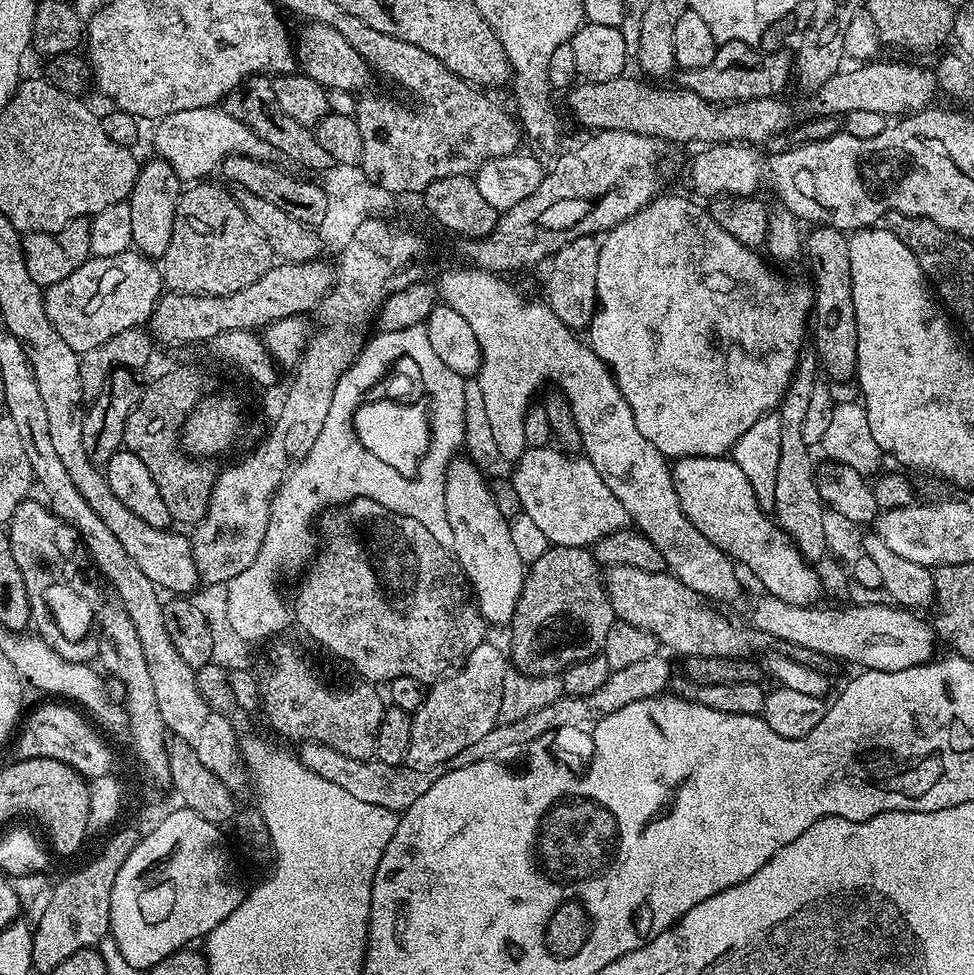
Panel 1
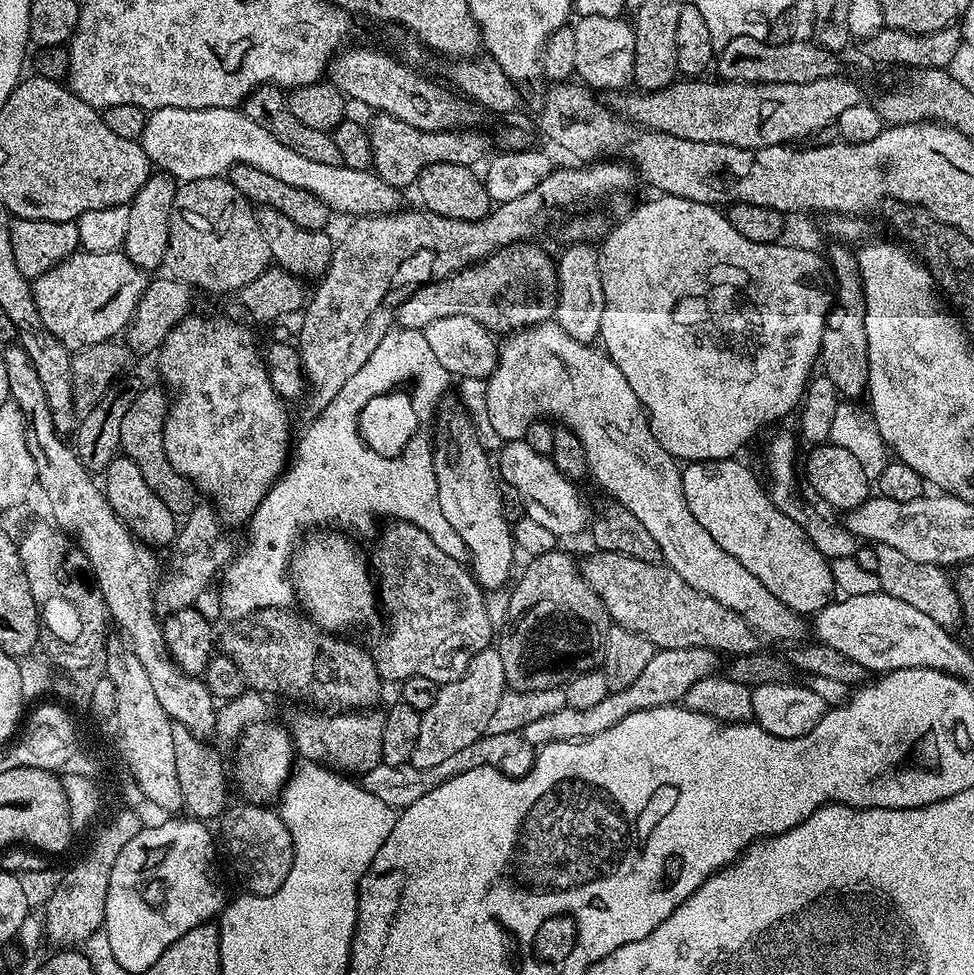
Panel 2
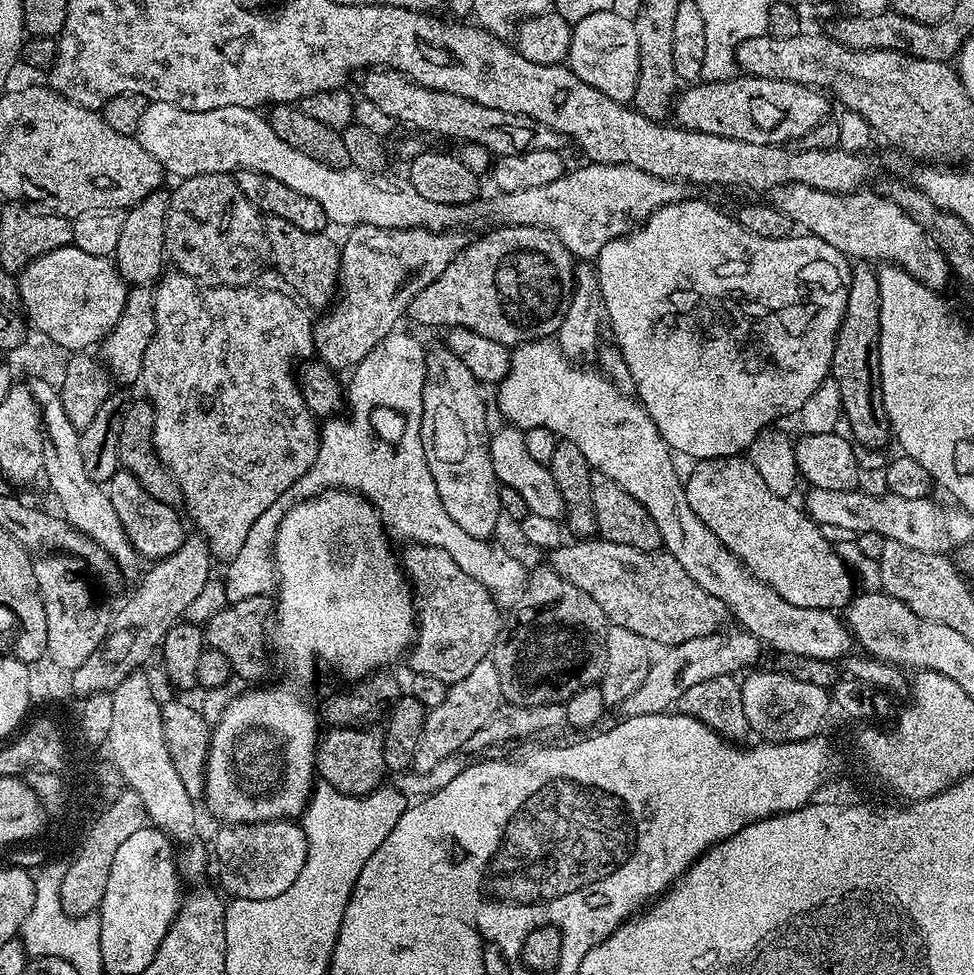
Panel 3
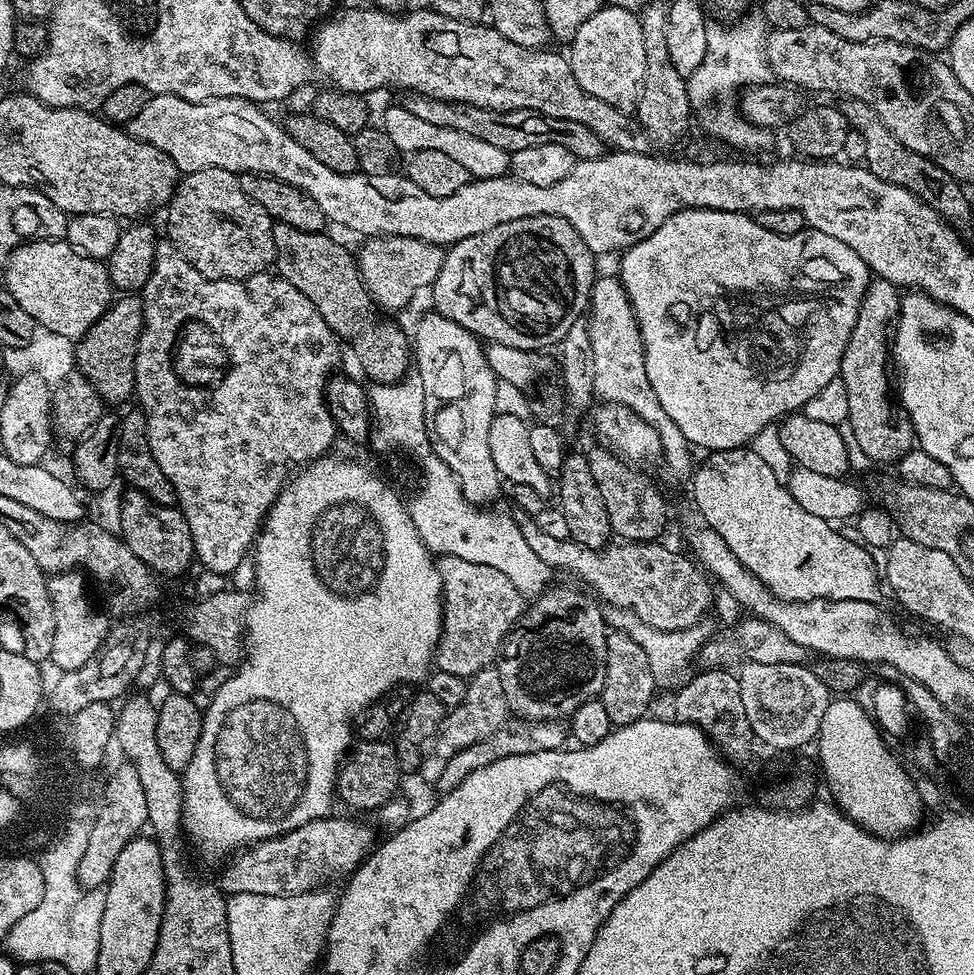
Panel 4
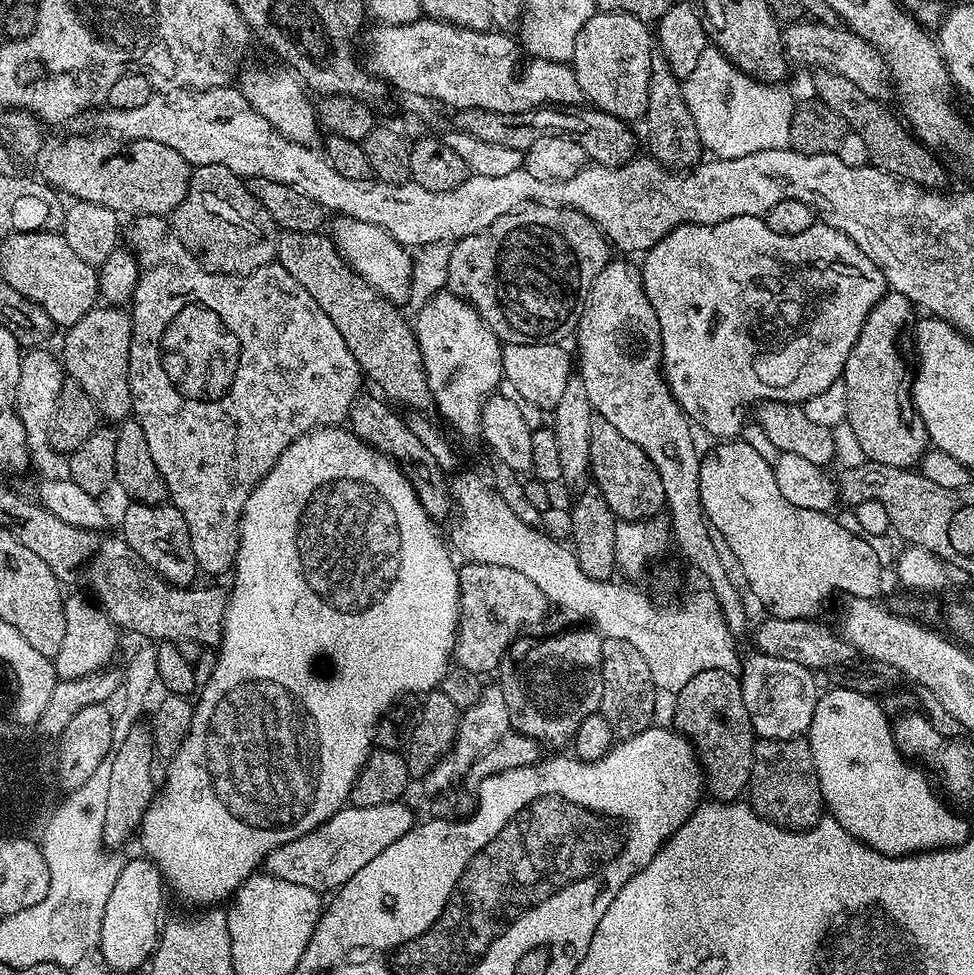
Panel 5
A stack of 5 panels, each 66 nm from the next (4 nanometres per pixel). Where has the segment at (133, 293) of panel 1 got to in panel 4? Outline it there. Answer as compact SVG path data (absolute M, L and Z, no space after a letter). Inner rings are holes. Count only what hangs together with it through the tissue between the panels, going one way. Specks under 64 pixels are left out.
M26 240L19 244L2 266L3 287L30 314L37 325L73 342L80 339L102 318L114 299L108 269L101 261L83 256L62 240Z

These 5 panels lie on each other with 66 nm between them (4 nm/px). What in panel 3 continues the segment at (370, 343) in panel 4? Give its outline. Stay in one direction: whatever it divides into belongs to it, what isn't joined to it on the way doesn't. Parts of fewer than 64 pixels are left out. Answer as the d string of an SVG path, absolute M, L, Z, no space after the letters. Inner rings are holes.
M264 216L264 229L270 264L276 267L277 274L289 284L287 287L309 309L327 309L337 299L340 287L341 245L337 241L335 244L324 232L298 230L298 226L293 226L291 222L286 222L286 218L277 216Z

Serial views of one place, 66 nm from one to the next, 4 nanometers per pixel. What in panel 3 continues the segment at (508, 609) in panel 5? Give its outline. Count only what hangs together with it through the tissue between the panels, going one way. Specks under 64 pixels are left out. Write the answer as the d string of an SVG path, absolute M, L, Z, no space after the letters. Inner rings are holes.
M409 543L405 548L408 549L405 550L404 556L402 552L402 567L410 581L416 606L416 635L406 661L408 660L413 673L430 674L441 680L445 686L454 685L466 678L466 674L470 674L470 670L474 670L478 662L489 659L492 643L502 627L502 612L497 608L486 586L470 578L446 551L438 549L437 546L416 543Z

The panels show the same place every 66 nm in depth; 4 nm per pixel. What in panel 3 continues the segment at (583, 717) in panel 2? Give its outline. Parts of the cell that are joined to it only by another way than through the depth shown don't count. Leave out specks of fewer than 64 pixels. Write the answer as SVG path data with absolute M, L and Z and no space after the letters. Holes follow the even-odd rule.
M741 628L734 630L719 630L710 635L692 638L687 642L671 646L663 651L648 668L646 679L634 694L630 694L620 706L625 717L640 717L646 714L662 713L671 709L675 702L691 686L700 682L707 682L712 678L737 675L739 671L753 667L764 646L756 636Z

